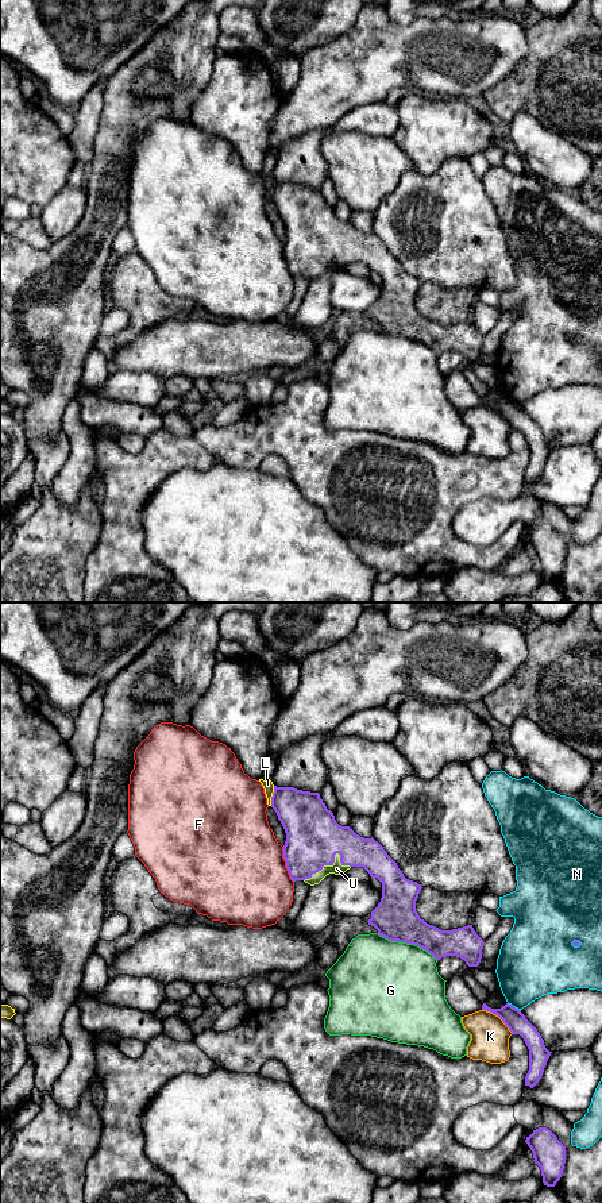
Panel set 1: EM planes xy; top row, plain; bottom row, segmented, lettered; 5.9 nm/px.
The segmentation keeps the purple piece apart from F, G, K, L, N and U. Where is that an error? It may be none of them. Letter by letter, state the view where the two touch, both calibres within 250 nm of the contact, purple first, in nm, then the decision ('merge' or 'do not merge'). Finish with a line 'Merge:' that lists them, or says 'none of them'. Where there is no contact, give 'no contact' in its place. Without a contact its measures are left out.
F: contact in xy; calibres 320 and 480 nm; do not merge
G: contact in xy; calibres 260 and 500 nm; do not merge
K: contact in xy; calibres 120 and 220 nm; do not merge
L: contact in xy; calibres 280 and 60 nm; do not merge
N: contact in xy; calibres 120 and 380 nm; do not merge
U: contact in xy; calibres 320 and 70 nm; merge
Merge: U

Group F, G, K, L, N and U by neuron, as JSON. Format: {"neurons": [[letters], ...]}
{"neurons": [["F"], ["G", "K"], ["L"], ["N"], ["U"]]}

